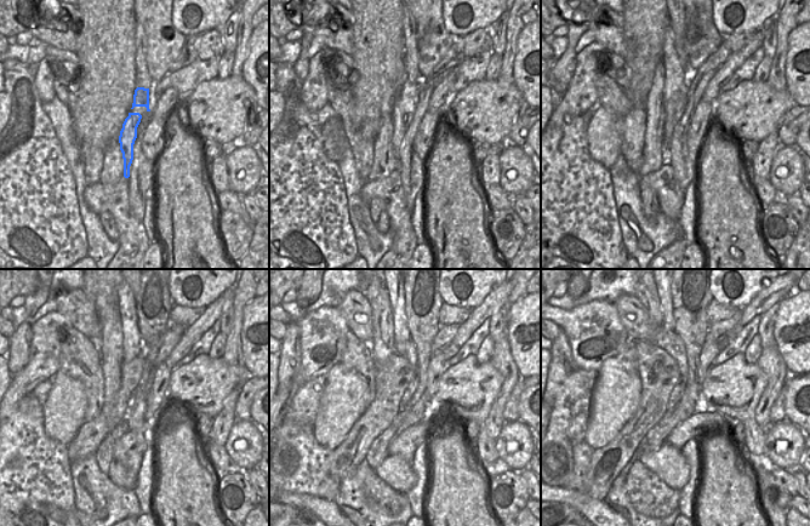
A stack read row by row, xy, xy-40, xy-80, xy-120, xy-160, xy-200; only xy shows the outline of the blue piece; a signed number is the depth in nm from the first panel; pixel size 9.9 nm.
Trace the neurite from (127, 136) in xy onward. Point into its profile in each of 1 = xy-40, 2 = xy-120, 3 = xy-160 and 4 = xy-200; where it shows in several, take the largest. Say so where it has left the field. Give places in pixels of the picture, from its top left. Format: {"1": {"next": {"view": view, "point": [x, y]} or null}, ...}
{"1": {"next": {"view": "xy-40", "point": [409, 95]}}, "2": {"next": {"view": "xy-120", "point": [131, 349]}}, "3": {"next": {"view": "xy-160", "point": [401, 333]}}, "4": {"next": {"view": "xy-200", "point": [665, 296]}}}

